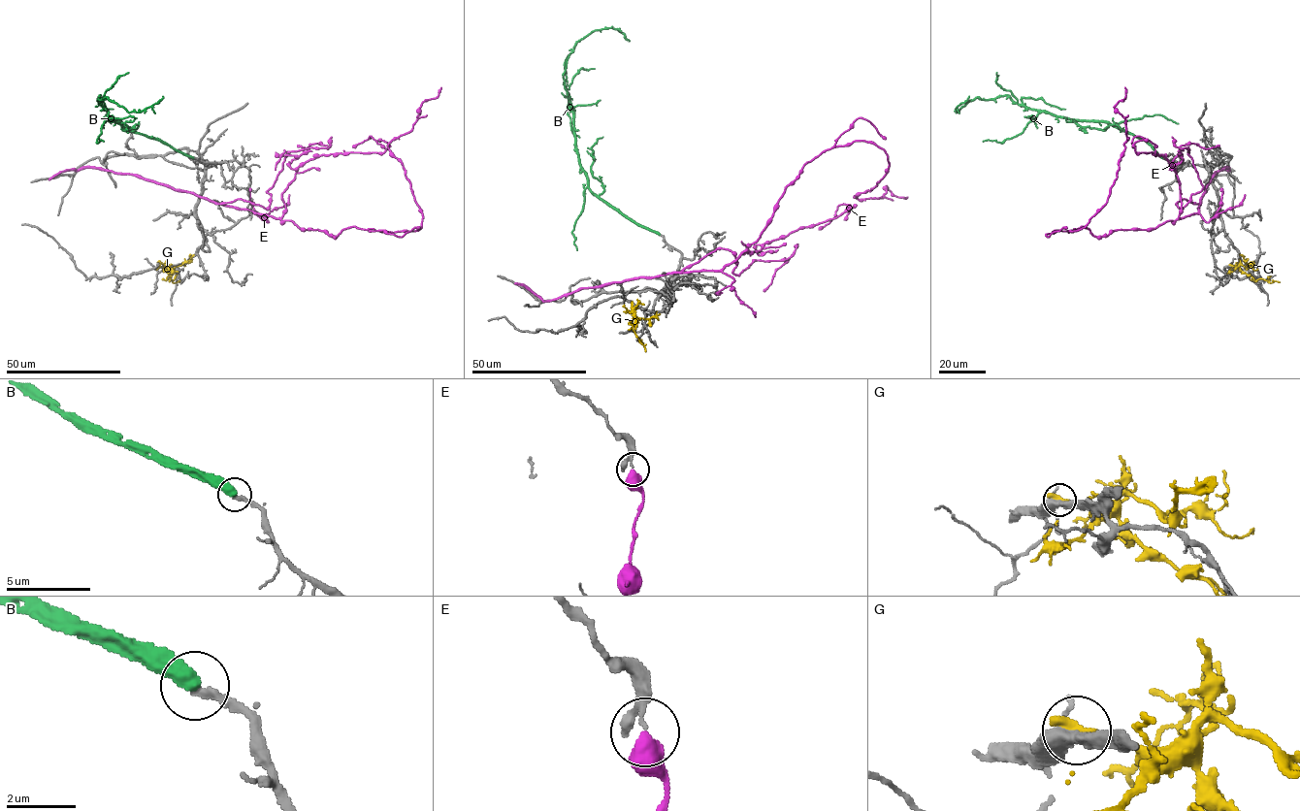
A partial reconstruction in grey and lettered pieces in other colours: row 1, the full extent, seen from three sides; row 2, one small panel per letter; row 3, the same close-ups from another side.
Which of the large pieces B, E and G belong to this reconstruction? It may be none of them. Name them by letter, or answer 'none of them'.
none of them

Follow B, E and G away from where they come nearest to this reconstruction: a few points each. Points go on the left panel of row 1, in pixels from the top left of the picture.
B: (193, 157), (127, 131), (98, 101), (108, 97), (141, 112), (162, 96)
E: (249, 188), (268, 222), (255, 213), (333, 236), (417, 231), (422, 210), (387, 145), (440, 87)
G: (165, 265), (169, 272), (166, 279), (178, 282)

